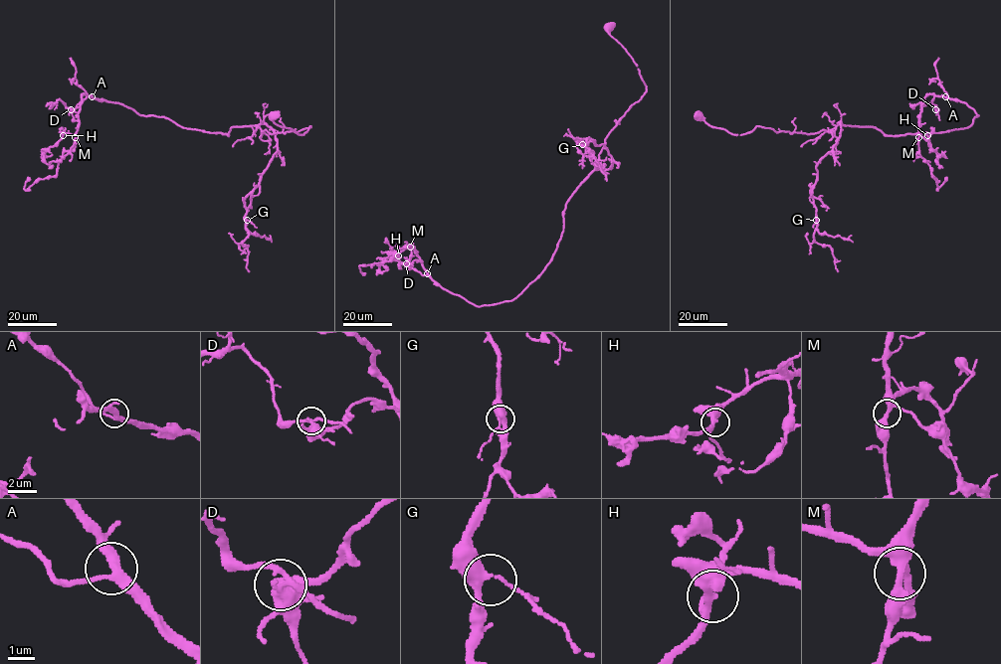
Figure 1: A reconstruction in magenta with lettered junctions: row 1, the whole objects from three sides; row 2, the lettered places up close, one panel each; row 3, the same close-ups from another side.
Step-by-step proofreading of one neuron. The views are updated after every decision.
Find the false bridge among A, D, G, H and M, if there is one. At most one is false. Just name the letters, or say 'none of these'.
D

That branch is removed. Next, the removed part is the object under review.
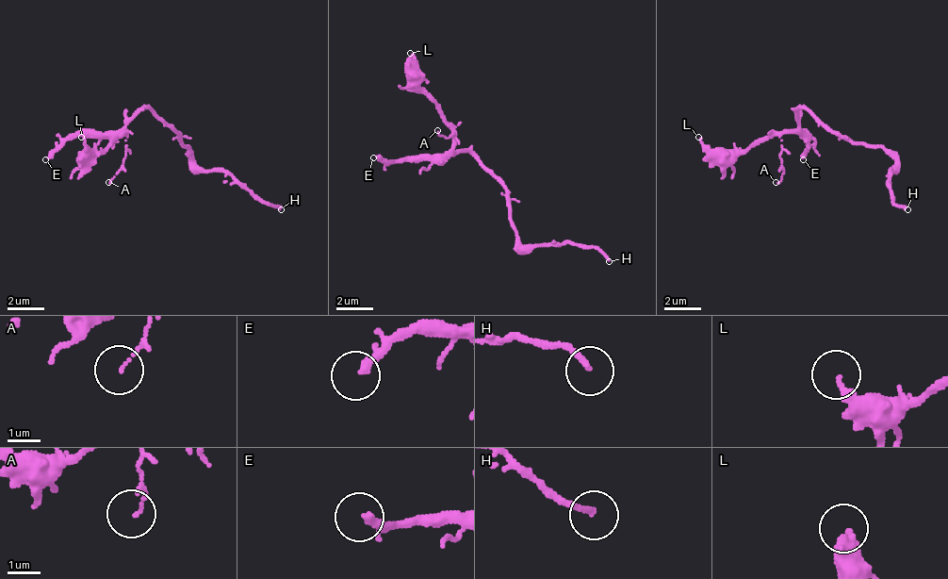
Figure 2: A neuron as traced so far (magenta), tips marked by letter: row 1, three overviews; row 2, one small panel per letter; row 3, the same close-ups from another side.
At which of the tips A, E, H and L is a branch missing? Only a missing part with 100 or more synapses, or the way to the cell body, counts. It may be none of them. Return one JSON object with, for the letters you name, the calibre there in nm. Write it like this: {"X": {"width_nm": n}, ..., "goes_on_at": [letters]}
{"E": {"width_nm": 240}, "goes_on_at": ["E"]}

